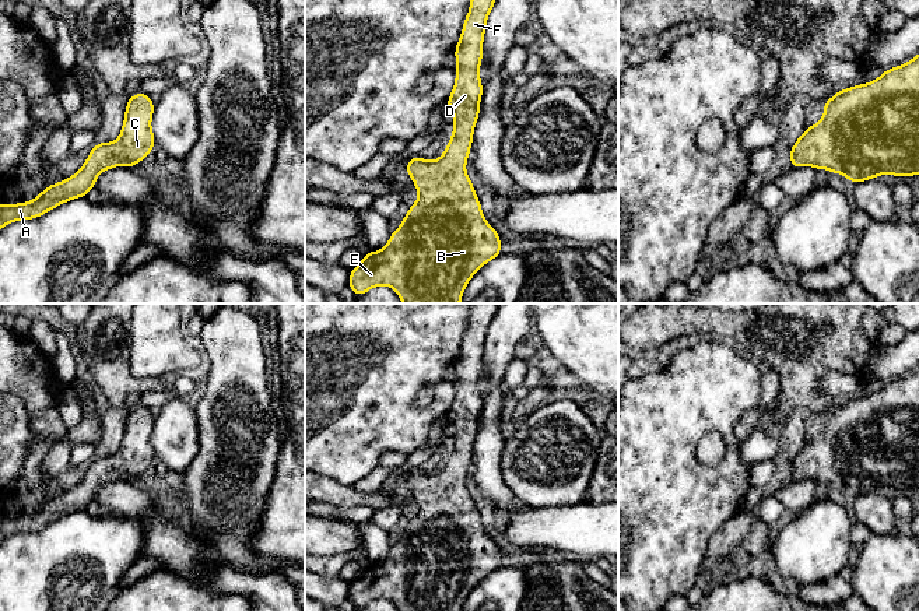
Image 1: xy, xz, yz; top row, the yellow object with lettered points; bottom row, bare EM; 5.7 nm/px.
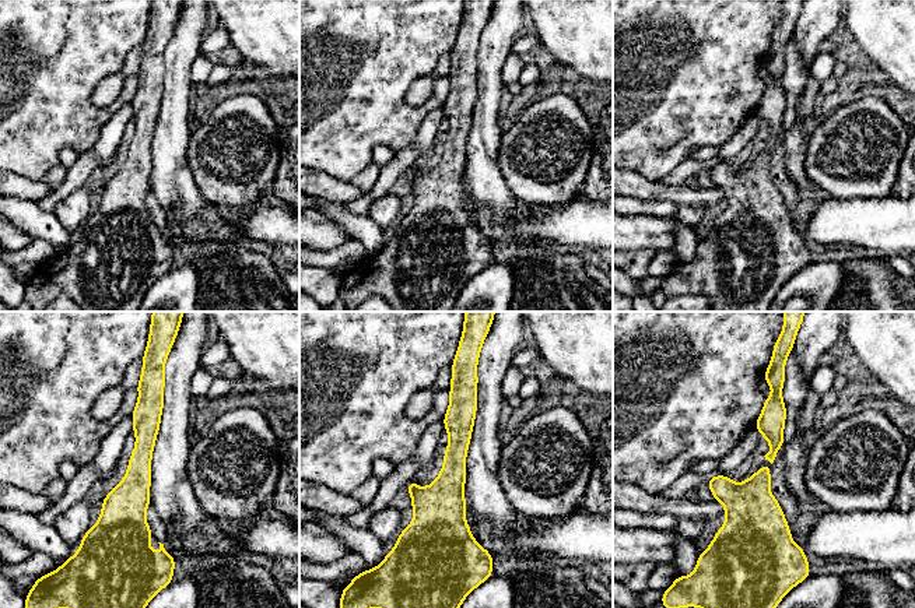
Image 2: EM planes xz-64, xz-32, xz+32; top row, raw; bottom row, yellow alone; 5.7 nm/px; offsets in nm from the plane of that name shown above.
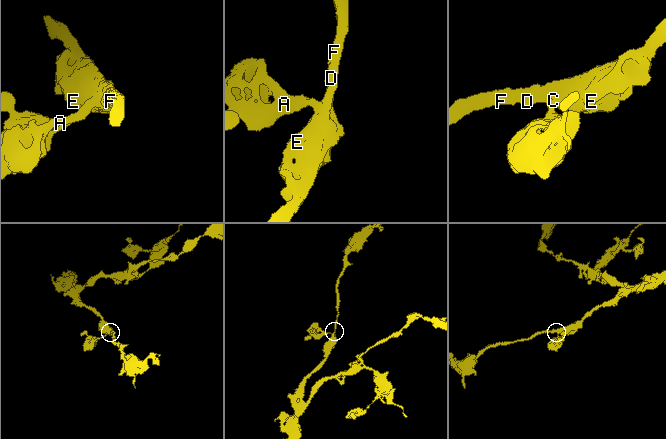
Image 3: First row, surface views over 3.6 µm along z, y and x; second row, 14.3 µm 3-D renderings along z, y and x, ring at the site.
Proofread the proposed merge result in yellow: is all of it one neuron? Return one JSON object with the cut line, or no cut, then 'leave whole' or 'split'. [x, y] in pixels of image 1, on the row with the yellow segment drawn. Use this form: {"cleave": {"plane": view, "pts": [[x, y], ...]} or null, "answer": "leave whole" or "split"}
{"cleave": null, "answer": "leave whole"}

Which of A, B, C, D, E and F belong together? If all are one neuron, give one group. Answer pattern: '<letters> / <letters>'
A B C D E F

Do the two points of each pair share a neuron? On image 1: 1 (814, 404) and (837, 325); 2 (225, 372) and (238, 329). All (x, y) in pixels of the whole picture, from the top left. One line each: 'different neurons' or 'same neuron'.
1: same neuron
2: same neuron

